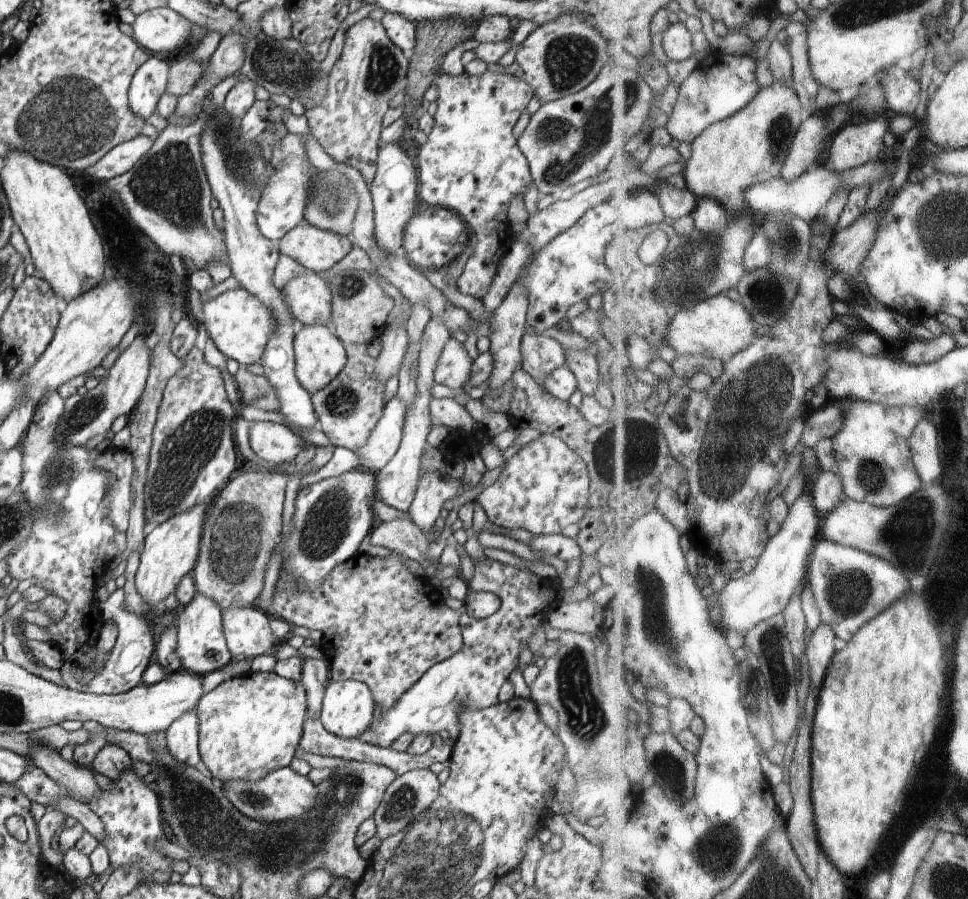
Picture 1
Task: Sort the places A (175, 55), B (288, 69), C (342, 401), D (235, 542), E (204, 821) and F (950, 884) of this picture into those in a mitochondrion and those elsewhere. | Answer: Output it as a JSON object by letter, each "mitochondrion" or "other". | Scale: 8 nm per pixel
{"A":"other","B":"mitochondrion","C":"mitochondrion","D":"mitochondrion","E":"mitochondrion","F":"mitochondrion"}

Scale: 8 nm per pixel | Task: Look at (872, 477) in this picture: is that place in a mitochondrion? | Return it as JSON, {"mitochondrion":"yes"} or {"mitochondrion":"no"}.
{"mitochondrion":"yes"}

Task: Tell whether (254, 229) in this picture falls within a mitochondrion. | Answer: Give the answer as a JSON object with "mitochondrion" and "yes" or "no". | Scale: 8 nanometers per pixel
{"mitochondrion":"no"}

